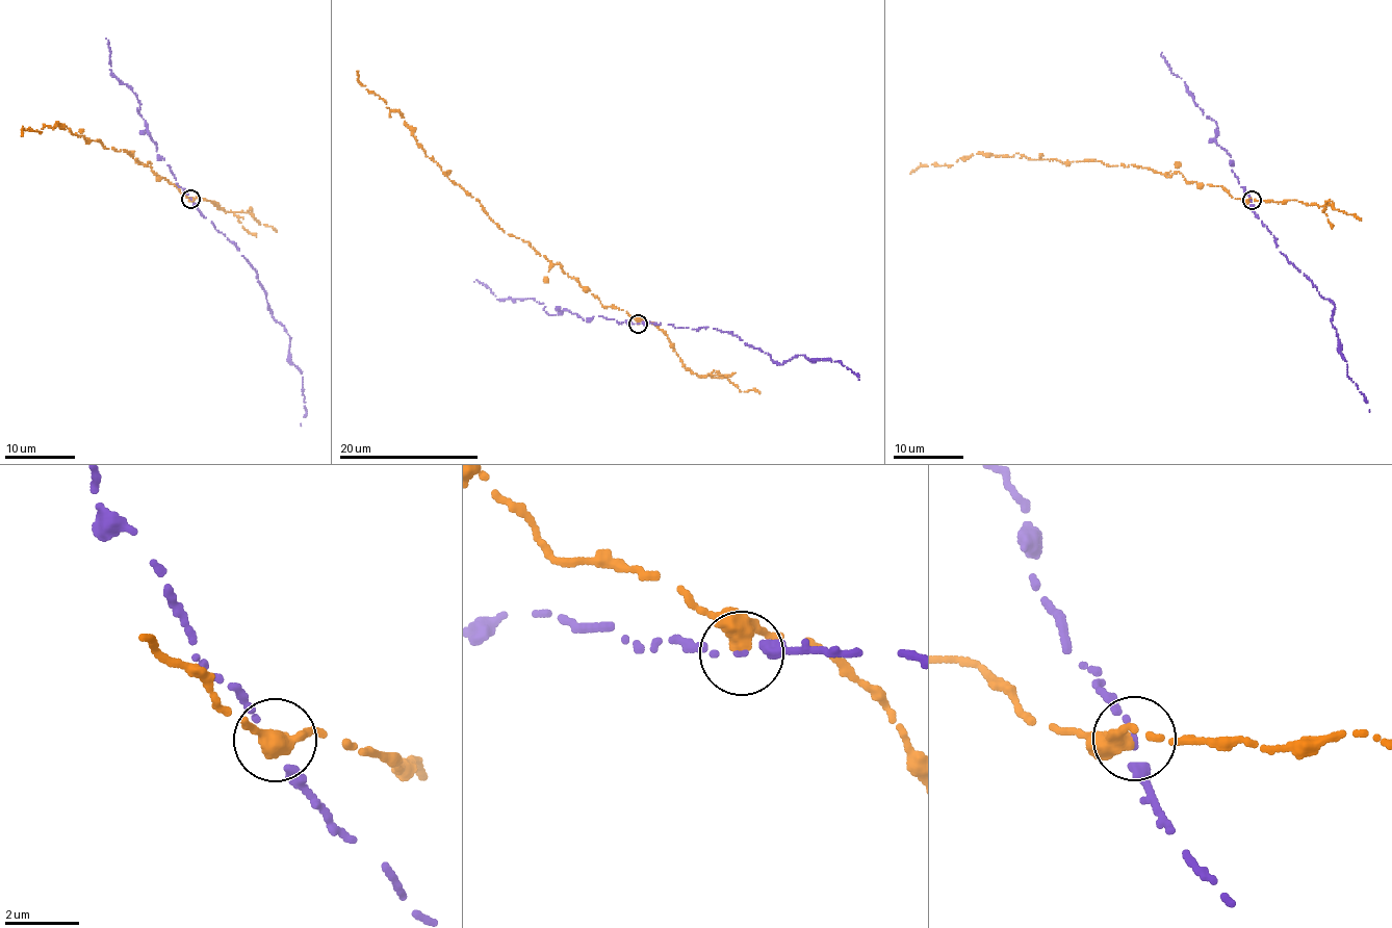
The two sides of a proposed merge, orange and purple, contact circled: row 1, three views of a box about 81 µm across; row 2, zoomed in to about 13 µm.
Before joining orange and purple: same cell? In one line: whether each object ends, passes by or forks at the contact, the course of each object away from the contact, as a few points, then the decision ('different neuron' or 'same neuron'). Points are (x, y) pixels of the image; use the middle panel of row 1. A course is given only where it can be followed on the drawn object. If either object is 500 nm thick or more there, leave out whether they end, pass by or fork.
orange passes by; purple passes by; course orange (639, 324), (626, 311), (601, 305), (558, 264), (504, 232), (427, 156), (398, 111), (366, 89), (357, 71); course purple (639, 324), (728, 332), (779, 364), (802, 355), (839, 361), (859, 380); different neuron

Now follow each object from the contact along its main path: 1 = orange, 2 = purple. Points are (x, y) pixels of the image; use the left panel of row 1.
1: (191, 198), (154, 173), (150, 161), (144, 165), (129, 152), (104, 148), (67, 126), (22, 129), (21, 135)
2: (191, 198), (252, 265), (272, 313), (289, 336), (289, 359), (301, 374), (307, 410), (301, 426)

